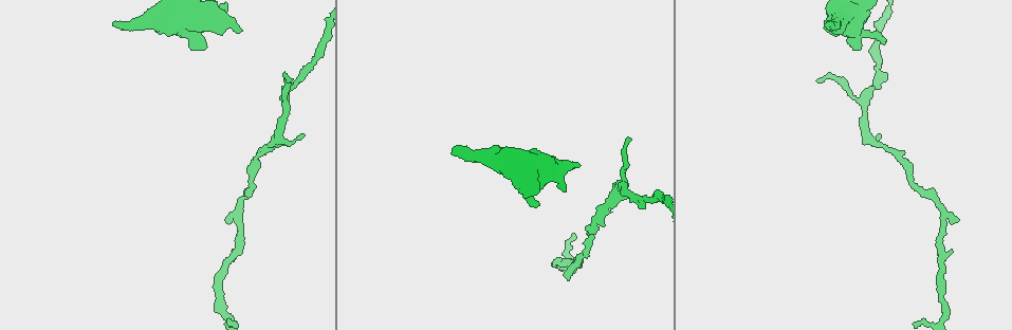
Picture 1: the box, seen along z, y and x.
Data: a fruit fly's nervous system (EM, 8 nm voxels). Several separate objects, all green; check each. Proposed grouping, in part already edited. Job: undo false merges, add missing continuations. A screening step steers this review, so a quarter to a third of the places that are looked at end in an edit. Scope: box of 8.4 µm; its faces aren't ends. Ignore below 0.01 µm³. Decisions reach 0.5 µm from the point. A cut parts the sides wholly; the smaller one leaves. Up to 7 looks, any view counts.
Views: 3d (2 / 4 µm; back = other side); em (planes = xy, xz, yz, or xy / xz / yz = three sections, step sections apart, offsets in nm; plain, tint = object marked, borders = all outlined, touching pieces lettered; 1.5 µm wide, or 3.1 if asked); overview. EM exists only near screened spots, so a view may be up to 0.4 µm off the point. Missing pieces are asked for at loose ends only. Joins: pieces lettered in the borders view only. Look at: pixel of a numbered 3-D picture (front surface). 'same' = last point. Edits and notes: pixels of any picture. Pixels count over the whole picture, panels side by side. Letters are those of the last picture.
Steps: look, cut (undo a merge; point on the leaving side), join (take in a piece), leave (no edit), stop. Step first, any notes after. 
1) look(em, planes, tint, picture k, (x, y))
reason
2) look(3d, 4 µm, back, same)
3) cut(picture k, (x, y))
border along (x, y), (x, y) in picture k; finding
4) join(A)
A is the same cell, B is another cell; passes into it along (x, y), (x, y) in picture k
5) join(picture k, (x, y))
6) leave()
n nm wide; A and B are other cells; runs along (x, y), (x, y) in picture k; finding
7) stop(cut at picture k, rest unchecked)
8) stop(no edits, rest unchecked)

look(3d, 2 µm, picture 1, (828, 22))
free end

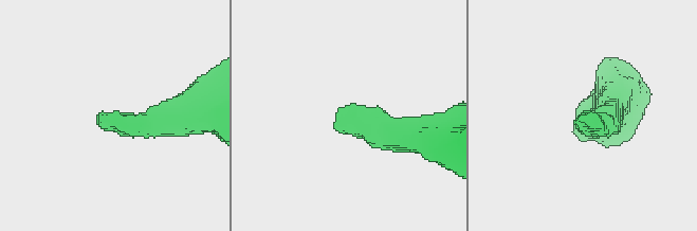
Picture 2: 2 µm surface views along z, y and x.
look(em, planes, borders, picture 2, (579, 116))

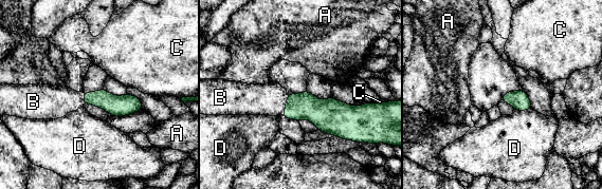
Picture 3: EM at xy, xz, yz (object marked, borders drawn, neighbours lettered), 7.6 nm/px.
join(B)
B is the same cell, A, C and D are other cells; it goes on there

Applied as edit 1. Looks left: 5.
look(overview)
redraw

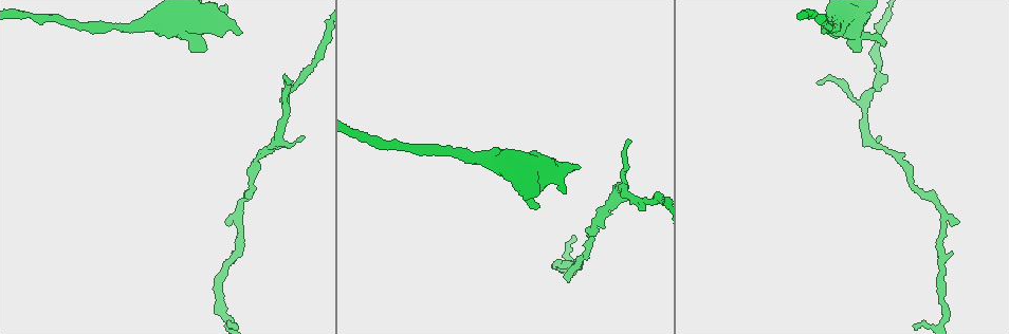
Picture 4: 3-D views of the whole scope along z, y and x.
look(em, planes, borders, picture 4, (204, 51))
free end

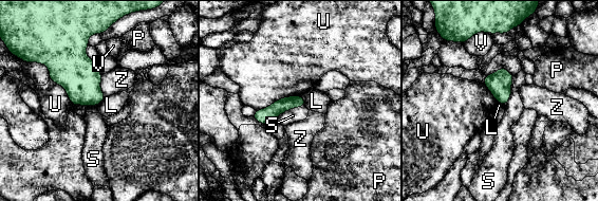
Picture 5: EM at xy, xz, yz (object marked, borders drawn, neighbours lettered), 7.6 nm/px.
leave()
L, P, S, U, V and Z are other cells; runs along (302, 103), (286, 103), (257, 116) in picture 5; none of them fits

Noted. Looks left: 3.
look(3d, 4 µm, back, picture 4, (587, 235))
thin neck

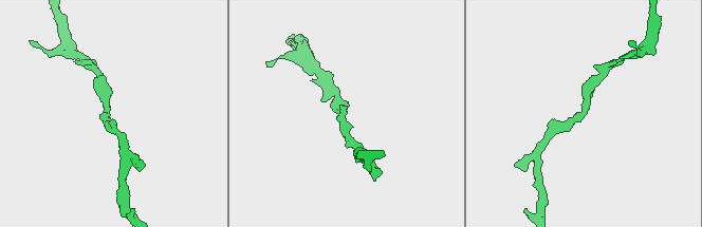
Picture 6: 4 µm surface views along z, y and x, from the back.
look(em, yz, step 4, borders, picture 6, (105, 113))
shape alone is not enough

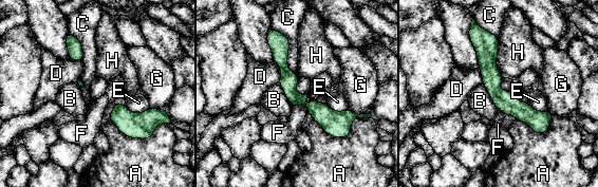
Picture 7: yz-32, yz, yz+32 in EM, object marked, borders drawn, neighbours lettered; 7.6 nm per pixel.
look(em, planes, borders, same)

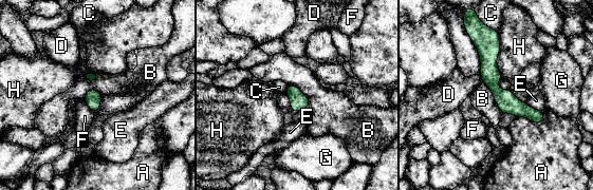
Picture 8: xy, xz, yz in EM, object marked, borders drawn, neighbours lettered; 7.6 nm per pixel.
leave()
A, B, C, D, E, F, G and H are other cells; all the same neuron

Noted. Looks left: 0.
stop(join at picture 3, rest unchecked)

